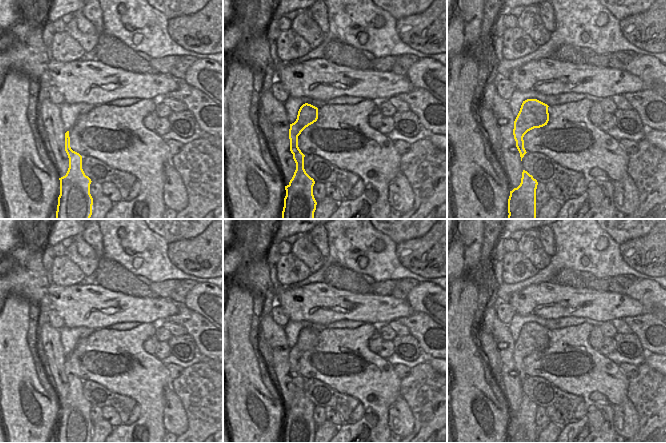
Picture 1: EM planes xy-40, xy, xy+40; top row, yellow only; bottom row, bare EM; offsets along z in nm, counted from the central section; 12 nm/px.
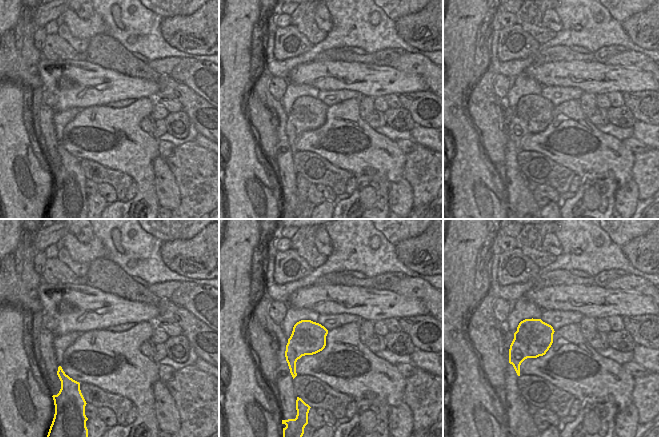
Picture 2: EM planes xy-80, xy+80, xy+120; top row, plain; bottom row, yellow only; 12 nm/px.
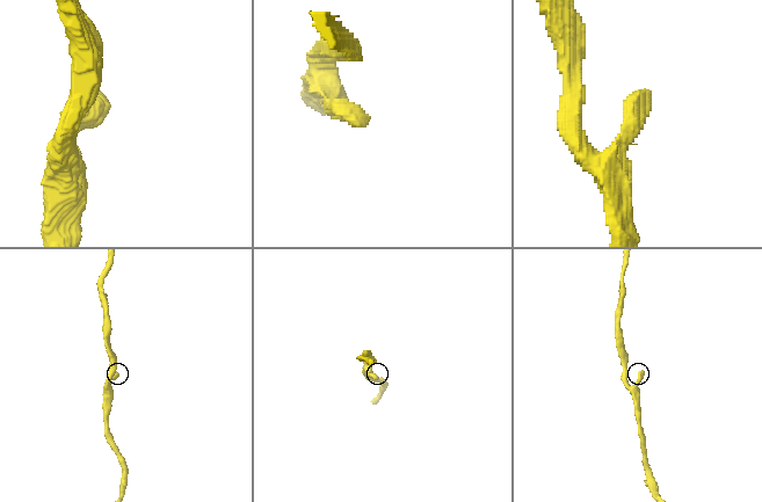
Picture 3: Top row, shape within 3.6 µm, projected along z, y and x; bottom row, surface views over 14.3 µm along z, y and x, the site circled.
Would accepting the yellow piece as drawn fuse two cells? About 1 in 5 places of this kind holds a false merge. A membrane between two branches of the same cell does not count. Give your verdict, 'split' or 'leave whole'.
leave whole

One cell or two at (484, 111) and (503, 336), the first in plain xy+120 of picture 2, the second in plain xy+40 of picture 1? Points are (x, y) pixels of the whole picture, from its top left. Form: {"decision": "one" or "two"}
{"decision": "two"}

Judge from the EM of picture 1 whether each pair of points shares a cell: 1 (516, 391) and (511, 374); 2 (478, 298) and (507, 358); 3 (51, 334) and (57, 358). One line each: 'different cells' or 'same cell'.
1: same cell
2: different cells
3: same cell

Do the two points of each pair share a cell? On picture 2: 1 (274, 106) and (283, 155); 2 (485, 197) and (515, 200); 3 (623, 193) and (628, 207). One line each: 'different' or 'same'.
1: same
2: different
3: same

